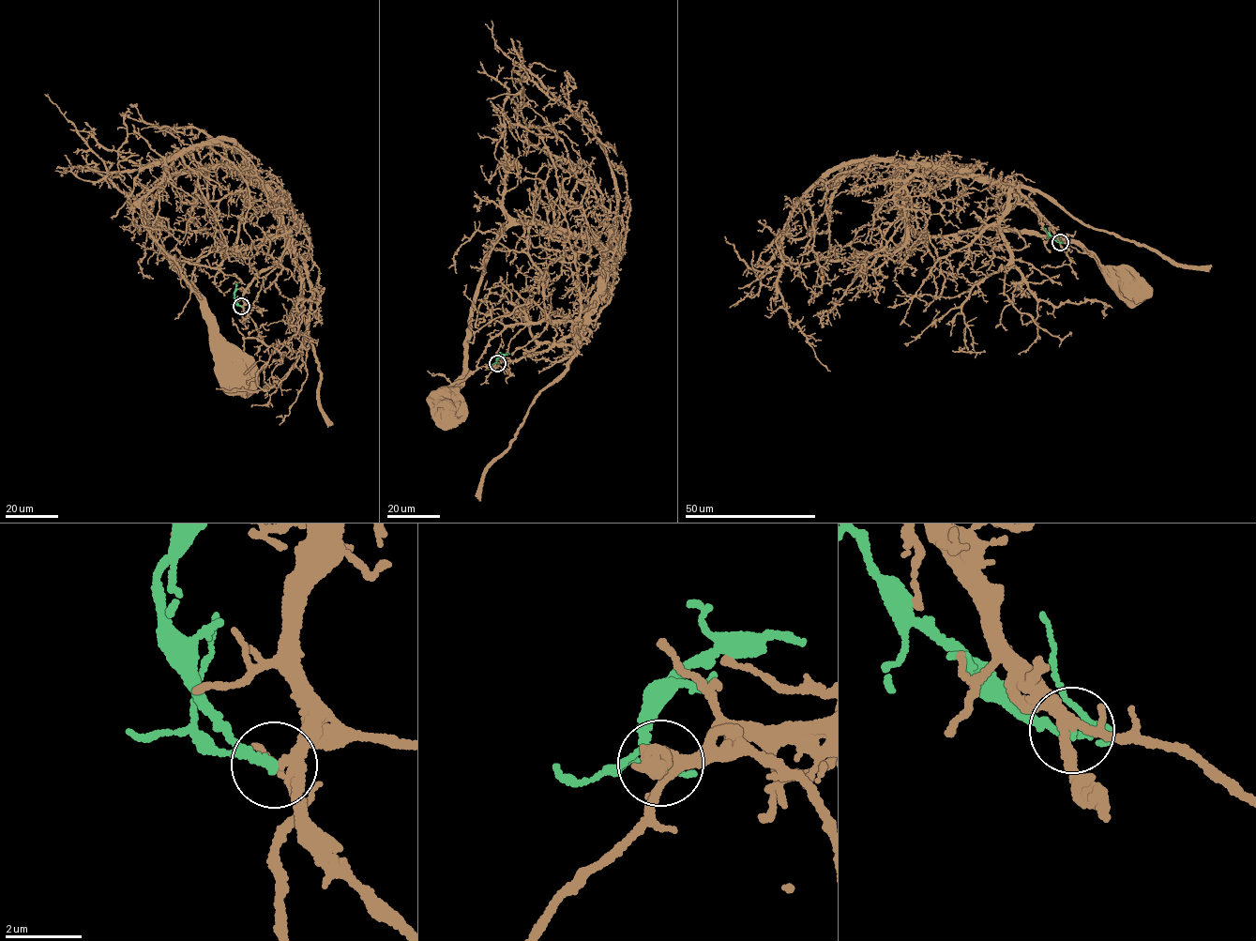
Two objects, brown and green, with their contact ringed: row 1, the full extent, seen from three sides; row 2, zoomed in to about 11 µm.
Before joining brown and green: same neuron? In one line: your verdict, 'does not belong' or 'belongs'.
does not belong

